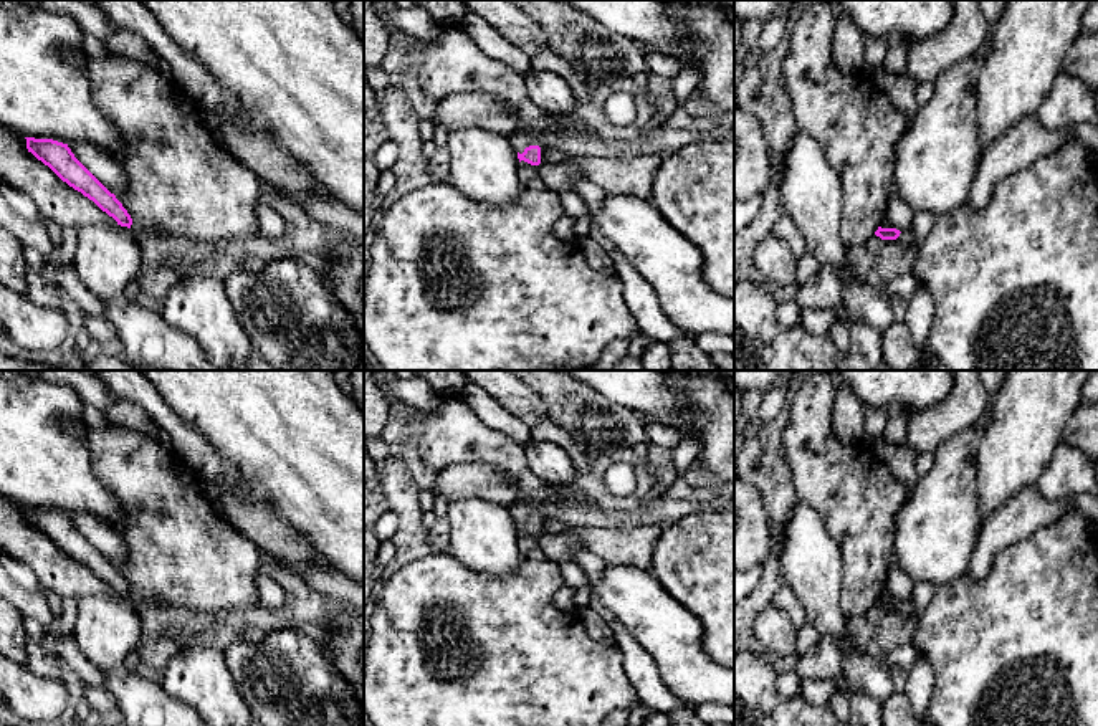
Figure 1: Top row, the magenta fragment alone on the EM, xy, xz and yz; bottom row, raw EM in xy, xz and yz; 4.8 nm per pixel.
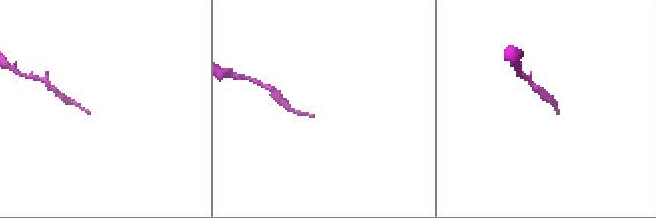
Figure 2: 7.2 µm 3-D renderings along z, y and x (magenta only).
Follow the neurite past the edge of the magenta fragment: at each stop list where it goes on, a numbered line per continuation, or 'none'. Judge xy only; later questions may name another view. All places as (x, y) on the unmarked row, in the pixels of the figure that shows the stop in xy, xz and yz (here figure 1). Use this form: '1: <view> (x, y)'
none

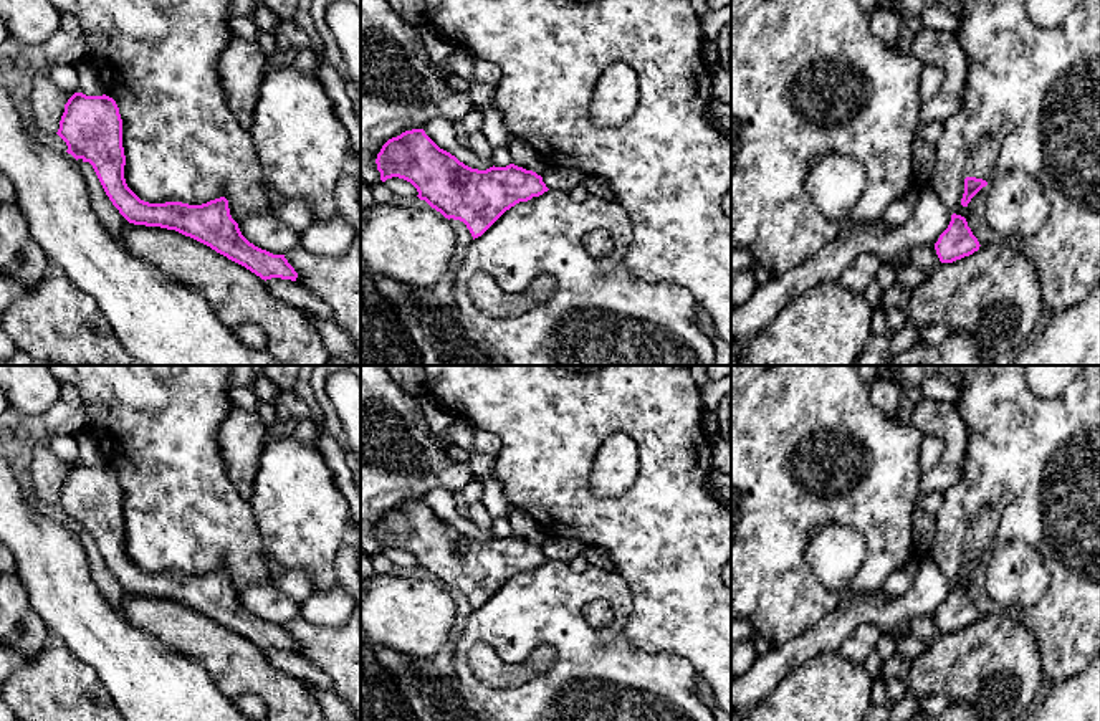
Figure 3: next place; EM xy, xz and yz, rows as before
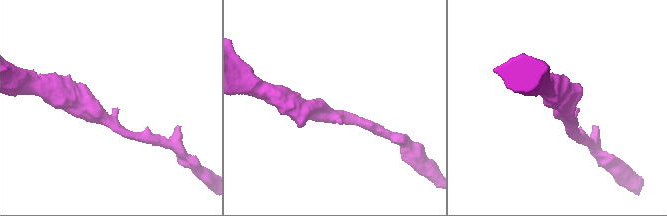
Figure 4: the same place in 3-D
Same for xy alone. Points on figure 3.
none

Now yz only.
1: yz (983, 526)

